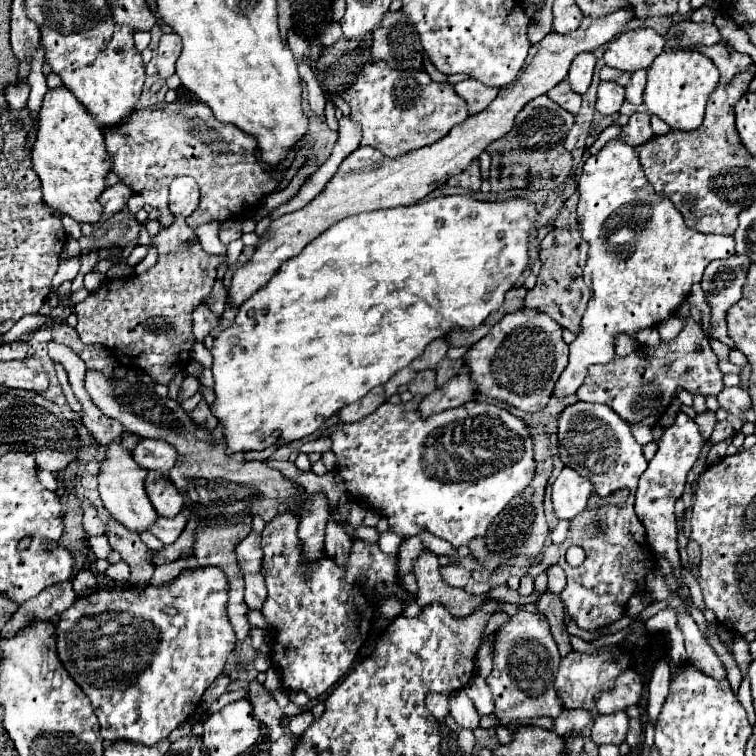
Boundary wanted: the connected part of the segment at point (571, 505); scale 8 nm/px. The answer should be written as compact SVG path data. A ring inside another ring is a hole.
M563 467L553 483L553 507L559 519L573 519L579 515L593 491L589 479L581 477L577 471Z

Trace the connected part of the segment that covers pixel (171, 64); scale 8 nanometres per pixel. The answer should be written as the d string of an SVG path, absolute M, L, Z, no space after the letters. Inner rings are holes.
M167 33L159 41L157 49L157 75L167 79L175 73L175 61L181 53L181 37L177 33Z

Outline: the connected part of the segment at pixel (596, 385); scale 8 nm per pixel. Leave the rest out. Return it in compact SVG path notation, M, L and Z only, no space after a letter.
M687 321L685 329L671 343L661 343L657 349L639 347L631 355L615 357L615 361L607 365L591 365L581 389L577 389L577 397L581 401L609 405L627 423L645 423L653 427L663 415L661 409L675 397L677 387L703 395L717 395L723 389L717 355L707 343L701 327L693 321Z

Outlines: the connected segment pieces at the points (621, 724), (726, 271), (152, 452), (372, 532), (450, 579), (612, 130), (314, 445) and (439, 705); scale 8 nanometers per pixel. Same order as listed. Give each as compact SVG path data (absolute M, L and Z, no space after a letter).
M625 711L611 715L597 715L591 727L591 735L597 745L603 743L621 745L627 737L627 731L629 731L629 715Z
M733 253L727 259L713 261L703 275L701 287L711 305L711 335L723 343L731 343L727 335L725 313L741 299L741 289L749 271L749 257Z
M141 439L141 443L133 451L133 459L147 471L159 471L169 475L169 469L173 469L177 461L177 451L165 441Z
M359 525L355 527L355 535L359 539L363 539L365 543L377 543L379 541L379 531L375 527L365 527L365 525Z
M445 565L445 567L441 567L439 569L441 571L441 577L445 579L445 583L449 583L449 585L453 585L453 587L465 587L467 585L467 581L471 579L471 573L467 571L467 569L453 569L453 567L449 567L449 565Z
M612 125L606 128L598 139L594 142L594 144L590 147L589 153L590 155L595 155L597 152L611 139L616 138L621 132L621 127L619 125Z
M315 439L315 441L307 441L303 447L301 447L303 453L325 453L325 451L331 451L331 439Z
M429 693L429 697L425 699L425 705L429 709L429 713L433 713L433 717L437 721L443 721L445 715L449 713L449 705L447 705L447 697L441 693Z

